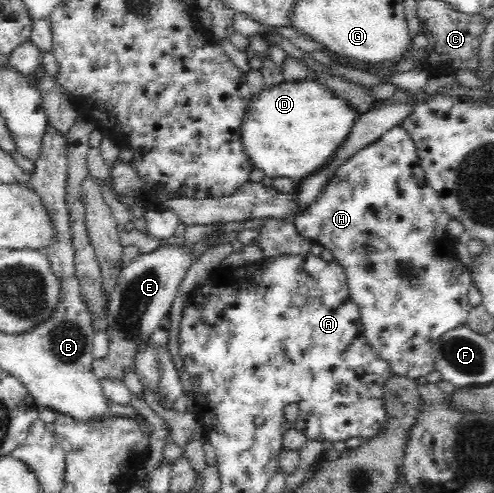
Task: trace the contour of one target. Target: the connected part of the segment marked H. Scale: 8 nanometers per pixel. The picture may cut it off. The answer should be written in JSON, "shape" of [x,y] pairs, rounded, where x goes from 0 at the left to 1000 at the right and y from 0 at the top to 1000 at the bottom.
{"shape":[[[812,256],[721,304],[684,335],[636,408],[593,444],[611,481],[668,505],[674,525],[696,546],[709,604],[725,617],[741,698],[802,761],[858,773],[879,751],[877,700],[903,671],[941,659],[949,641],[953,554],[917,517],[915,485],[903,477],[909,446],[893,402],[864,373],[838,284]]]}

